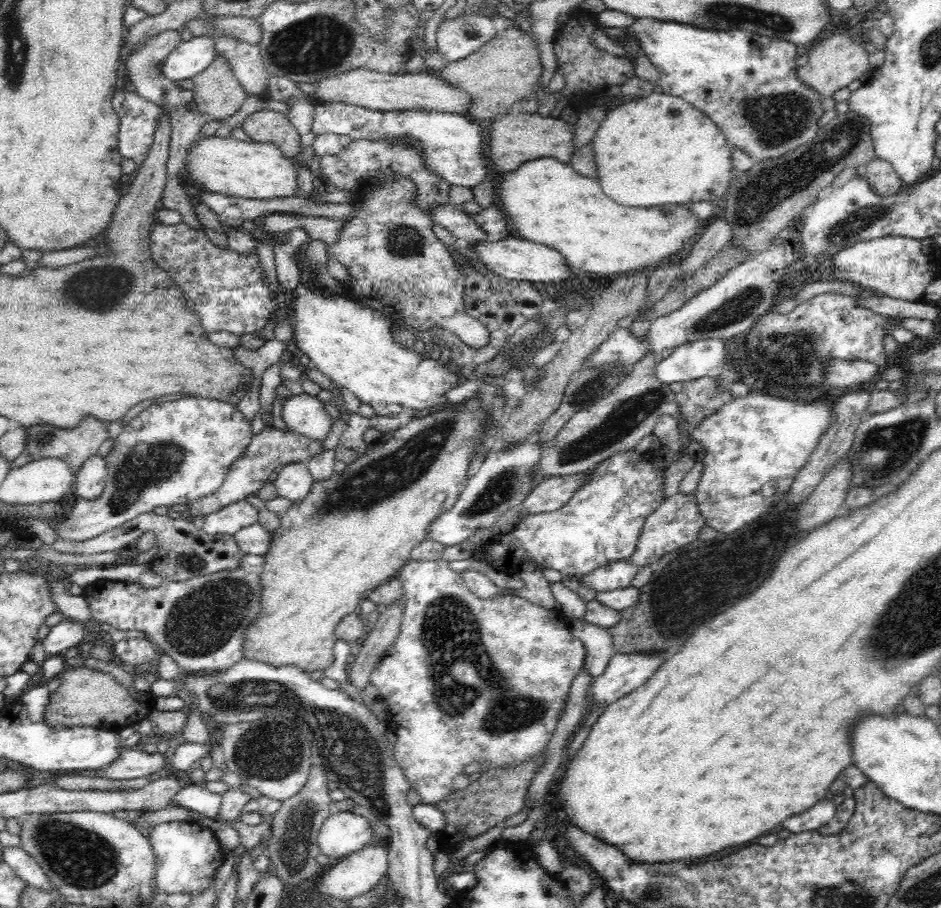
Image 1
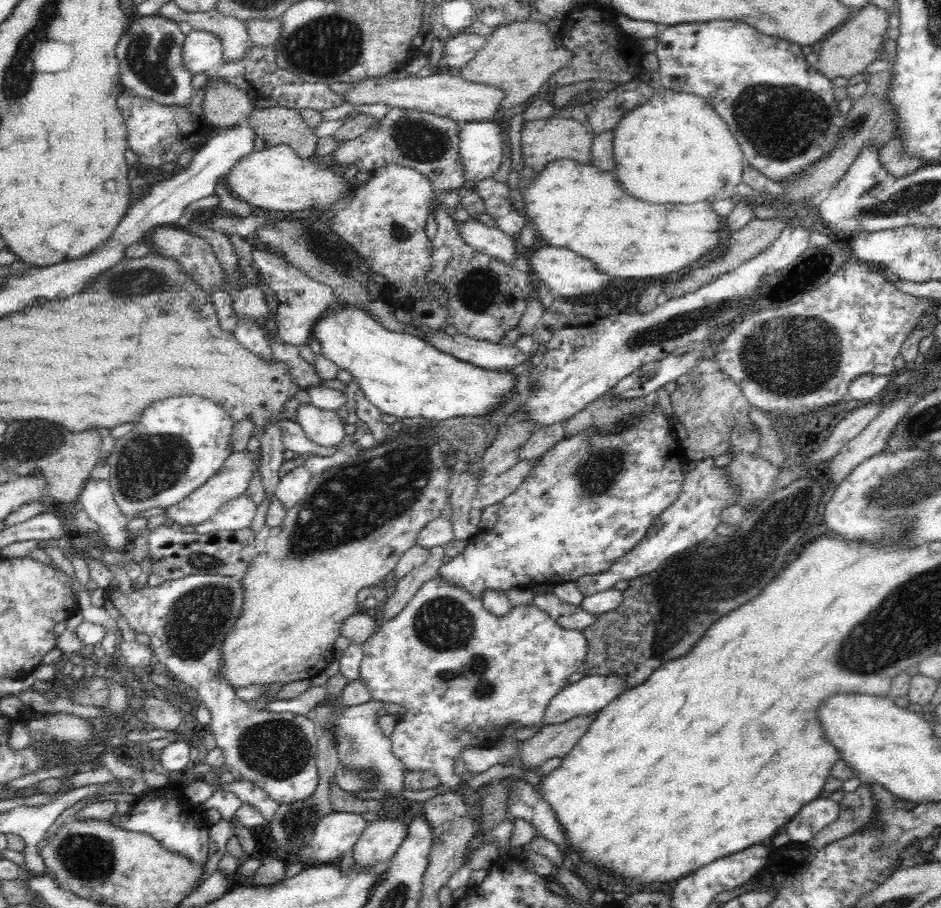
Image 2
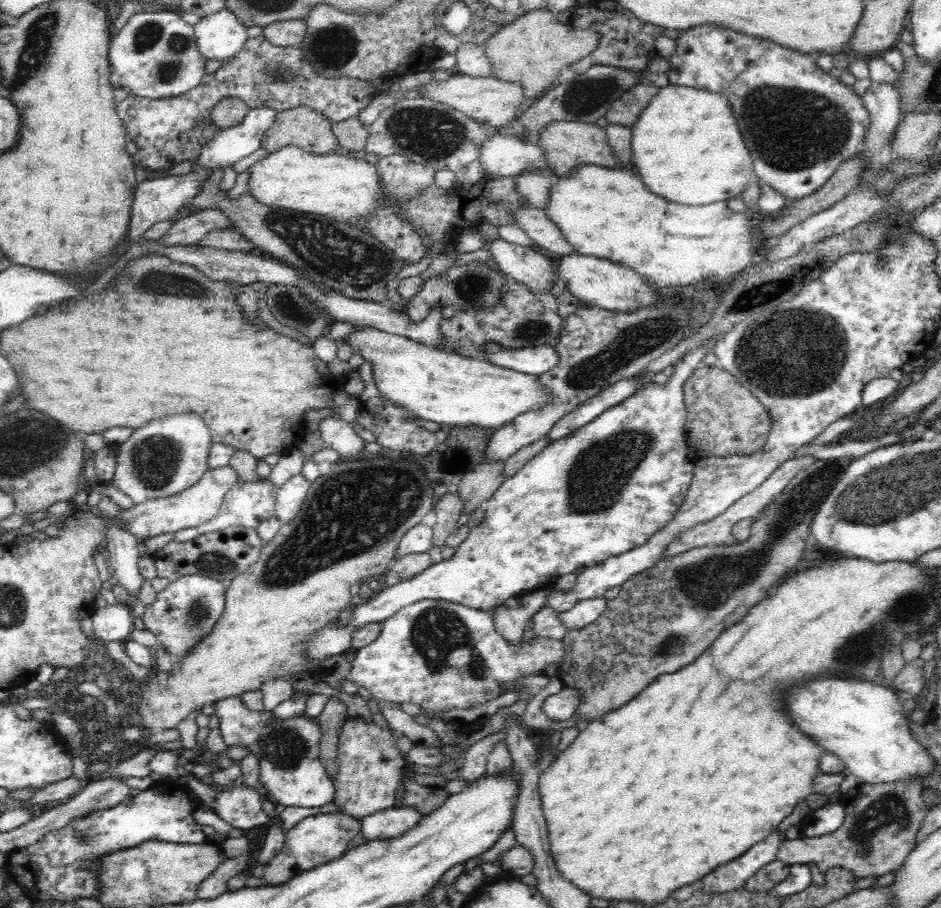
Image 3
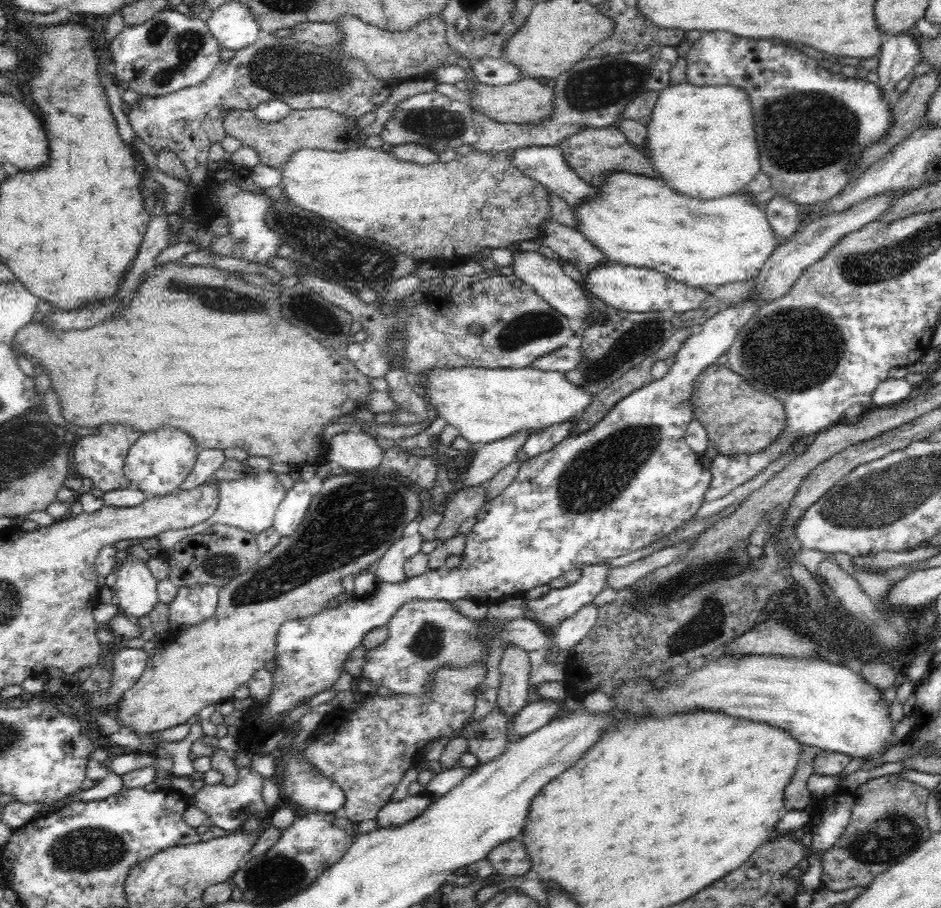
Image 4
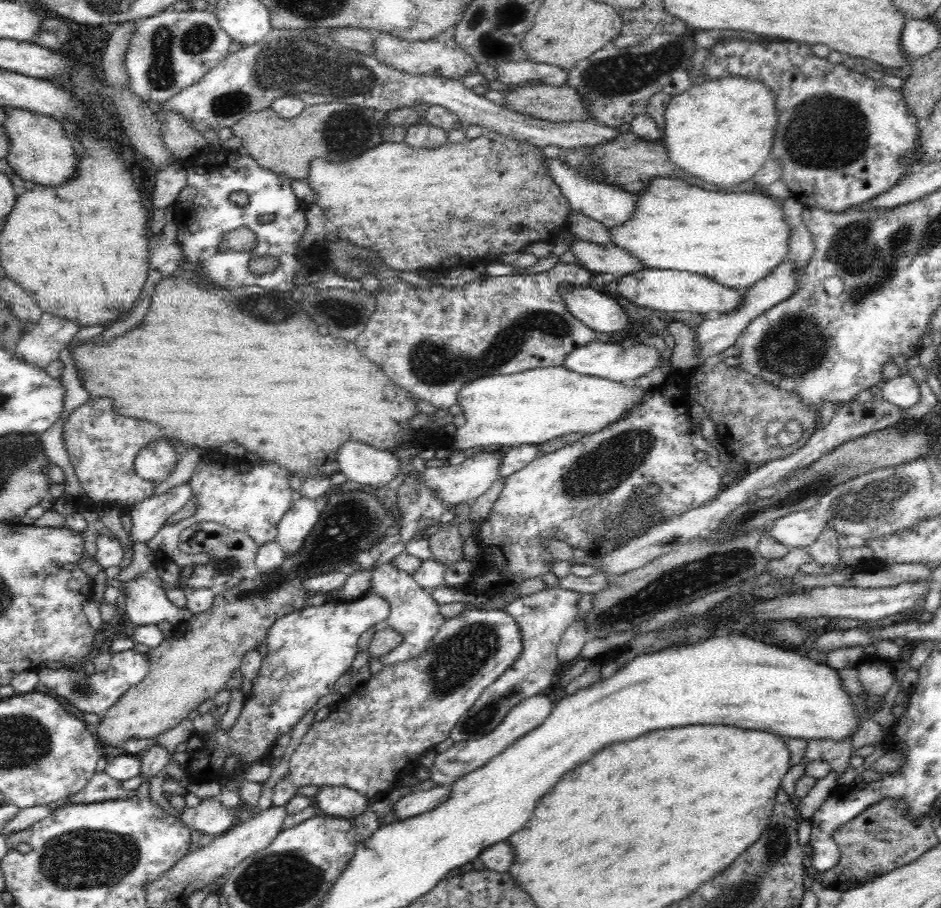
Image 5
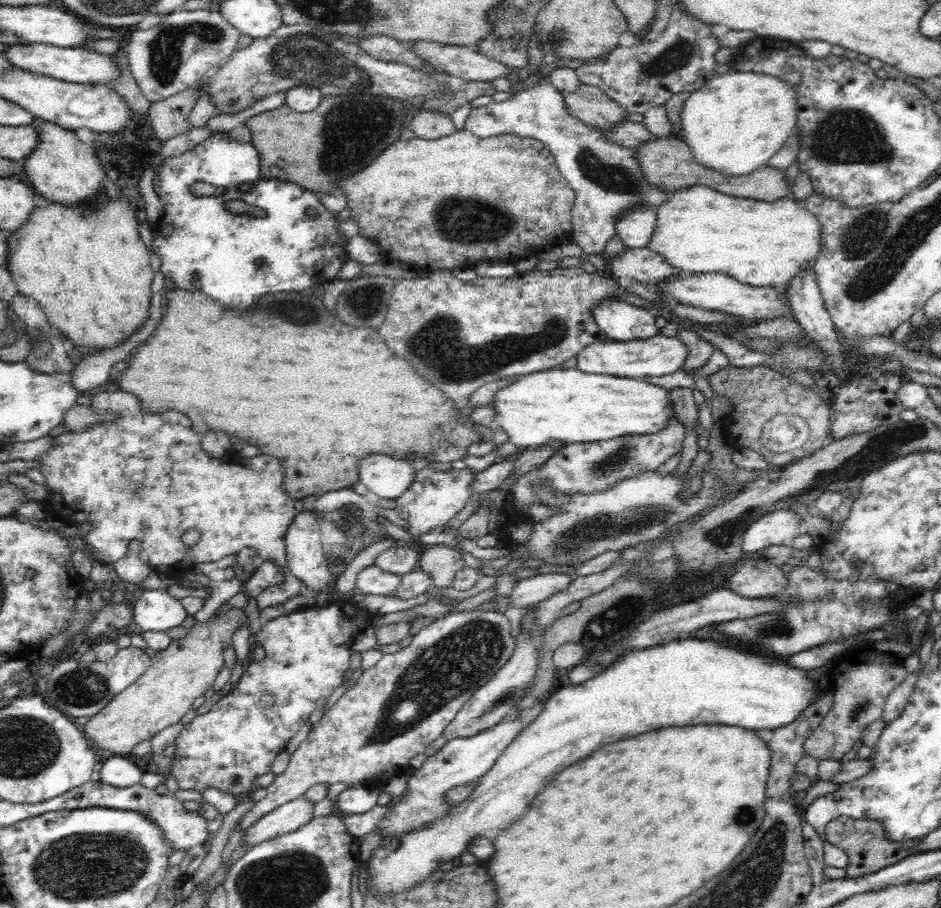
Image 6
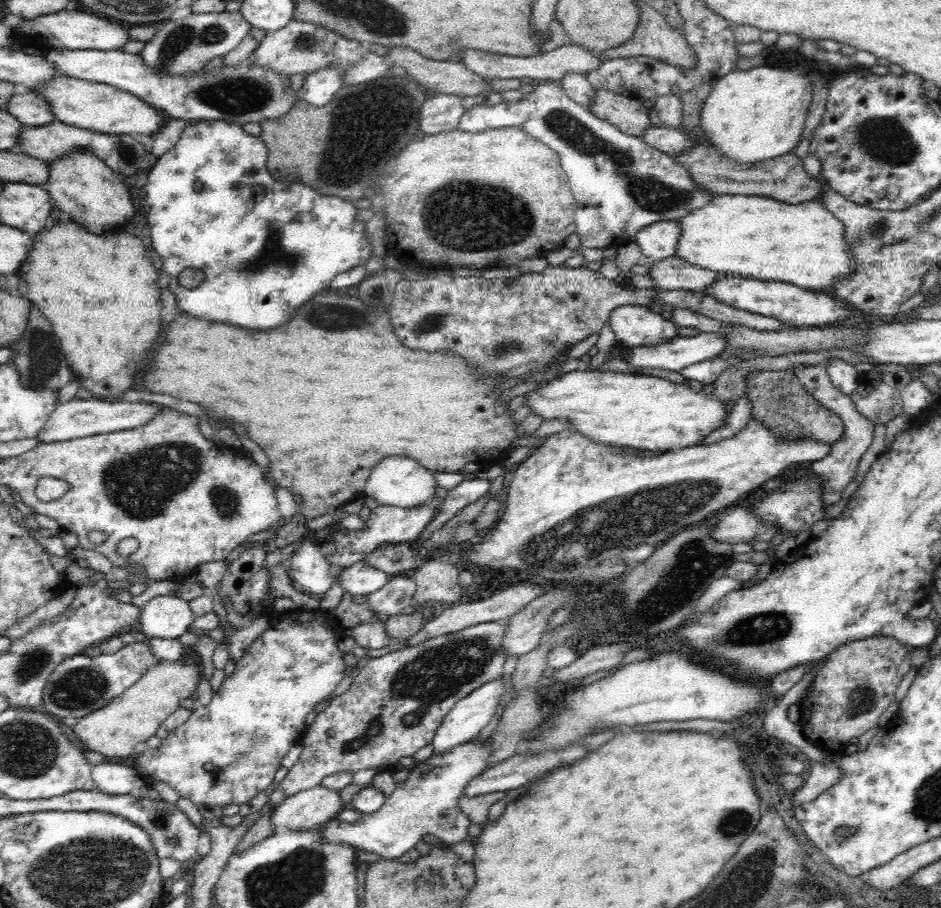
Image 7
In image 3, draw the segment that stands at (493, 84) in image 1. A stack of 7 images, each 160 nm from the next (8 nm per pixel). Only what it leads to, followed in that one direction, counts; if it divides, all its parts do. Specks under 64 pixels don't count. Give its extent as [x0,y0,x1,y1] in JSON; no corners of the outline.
[482,8,596,99]

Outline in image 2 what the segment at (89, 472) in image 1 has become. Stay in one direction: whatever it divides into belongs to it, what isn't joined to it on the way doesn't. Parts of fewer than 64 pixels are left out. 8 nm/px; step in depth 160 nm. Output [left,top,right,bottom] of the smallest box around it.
[75,478,128,551]

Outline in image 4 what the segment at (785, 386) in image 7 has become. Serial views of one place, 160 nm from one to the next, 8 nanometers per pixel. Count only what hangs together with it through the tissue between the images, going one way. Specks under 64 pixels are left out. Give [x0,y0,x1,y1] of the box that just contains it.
[690,364,786,454]

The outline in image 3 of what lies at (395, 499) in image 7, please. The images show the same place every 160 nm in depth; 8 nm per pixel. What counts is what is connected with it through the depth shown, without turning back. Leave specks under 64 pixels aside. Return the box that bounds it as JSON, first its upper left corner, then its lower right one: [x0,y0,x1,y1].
[317,416,364,459]

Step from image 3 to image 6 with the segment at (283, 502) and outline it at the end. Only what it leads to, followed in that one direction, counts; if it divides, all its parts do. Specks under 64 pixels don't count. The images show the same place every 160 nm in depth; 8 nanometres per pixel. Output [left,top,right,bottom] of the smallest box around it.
[283,510,332,593]

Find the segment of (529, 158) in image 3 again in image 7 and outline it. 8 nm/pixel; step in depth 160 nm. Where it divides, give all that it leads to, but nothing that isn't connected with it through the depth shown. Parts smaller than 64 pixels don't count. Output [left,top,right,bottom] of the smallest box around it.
[632,220,680,263]

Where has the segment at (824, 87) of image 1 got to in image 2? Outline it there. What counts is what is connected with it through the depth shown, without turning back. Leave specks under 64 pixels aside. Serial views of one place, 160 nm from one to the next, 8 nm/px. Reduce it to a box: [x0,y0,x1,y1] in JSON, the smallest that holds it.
[814,4,887,83]

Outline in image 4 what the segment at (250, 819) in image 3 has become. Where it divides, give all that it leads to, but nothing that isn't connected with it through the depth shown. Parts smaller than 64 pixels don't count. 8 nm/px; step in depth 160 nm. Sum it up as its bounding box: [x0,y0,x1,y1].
[190,767,269,832]

